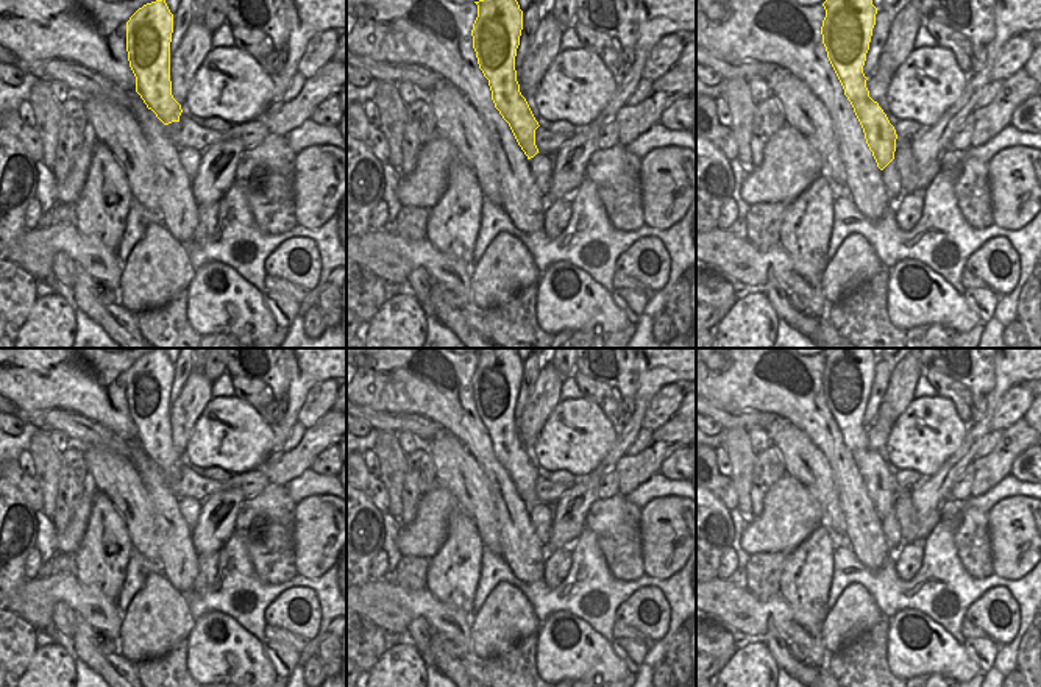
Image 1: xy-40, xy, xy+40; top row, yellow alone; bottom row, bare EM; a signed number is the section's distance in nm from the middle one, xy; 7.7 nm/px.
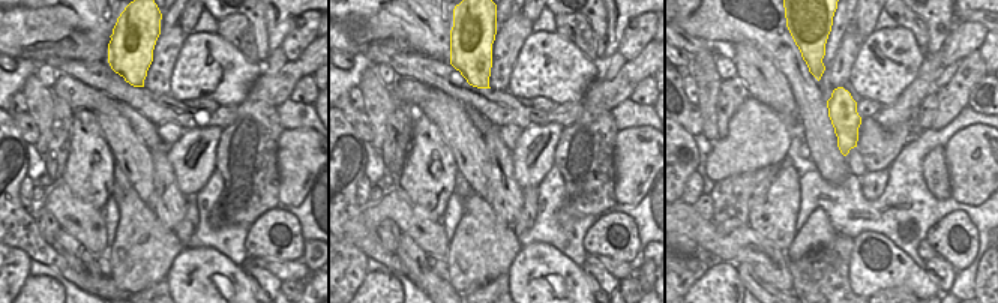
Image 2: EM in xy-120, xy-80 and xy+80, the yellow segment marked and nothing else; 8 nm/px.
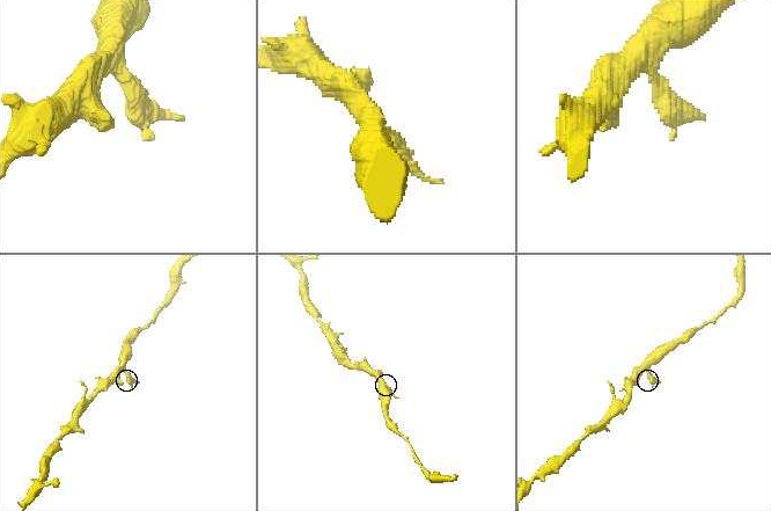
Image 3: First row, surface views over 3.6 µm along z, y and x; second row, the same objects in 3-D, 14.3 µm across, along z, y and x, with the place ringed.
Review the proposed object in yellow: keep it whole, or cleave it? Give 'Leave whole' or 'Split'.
Leave whole

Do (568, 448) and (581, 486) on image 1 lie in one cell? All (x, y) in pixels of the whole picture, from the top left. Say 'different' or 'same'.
different

